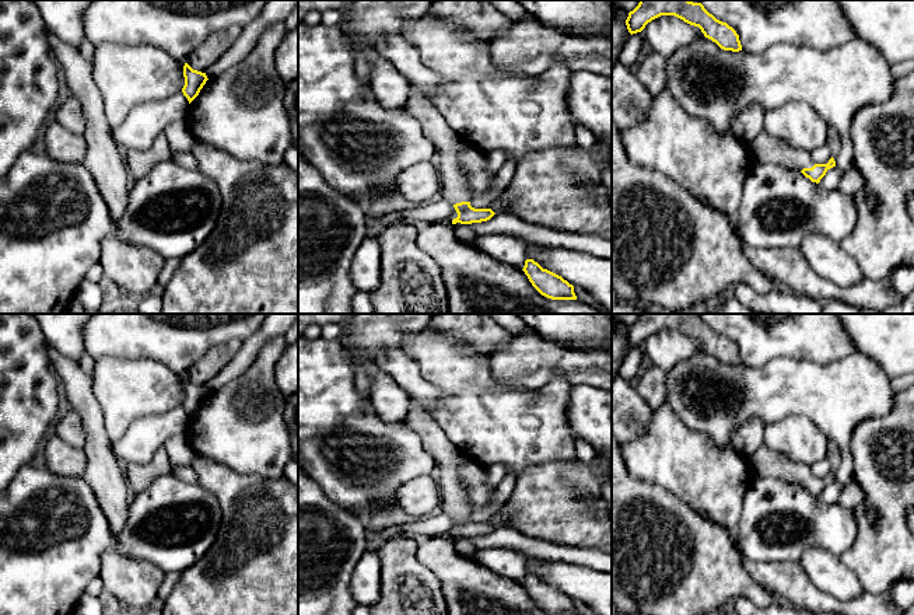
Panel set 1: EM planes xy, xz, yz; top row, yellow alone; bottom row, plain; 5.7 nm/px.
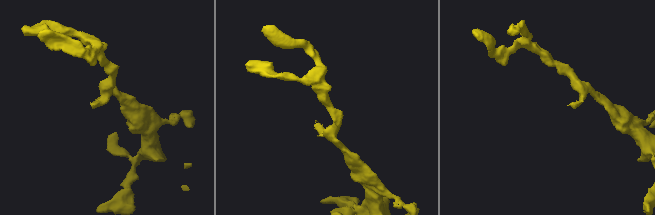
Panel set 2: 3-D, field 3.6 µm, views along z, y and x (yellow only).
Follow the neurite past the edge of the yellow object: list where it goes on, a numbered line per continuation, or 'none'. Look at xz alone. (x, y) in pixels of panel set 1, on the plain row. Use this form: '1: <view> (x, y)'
1: xz (455, 502)

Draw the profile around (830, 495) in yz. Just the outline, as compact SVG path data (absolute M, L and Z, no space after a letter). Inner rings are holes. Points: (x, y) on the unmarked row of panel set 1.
M837 481L827 483L826 489L820 493L819 499L823 503L831 504L838 500L843 485Z

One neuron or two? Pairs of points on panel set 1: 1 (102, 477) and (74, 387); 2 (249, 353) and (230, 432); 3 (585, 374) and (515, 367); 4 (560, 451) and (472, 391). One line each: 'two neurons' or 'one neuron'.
1: one neuron
2: two neurons
3: one neuron
4: one neuron

